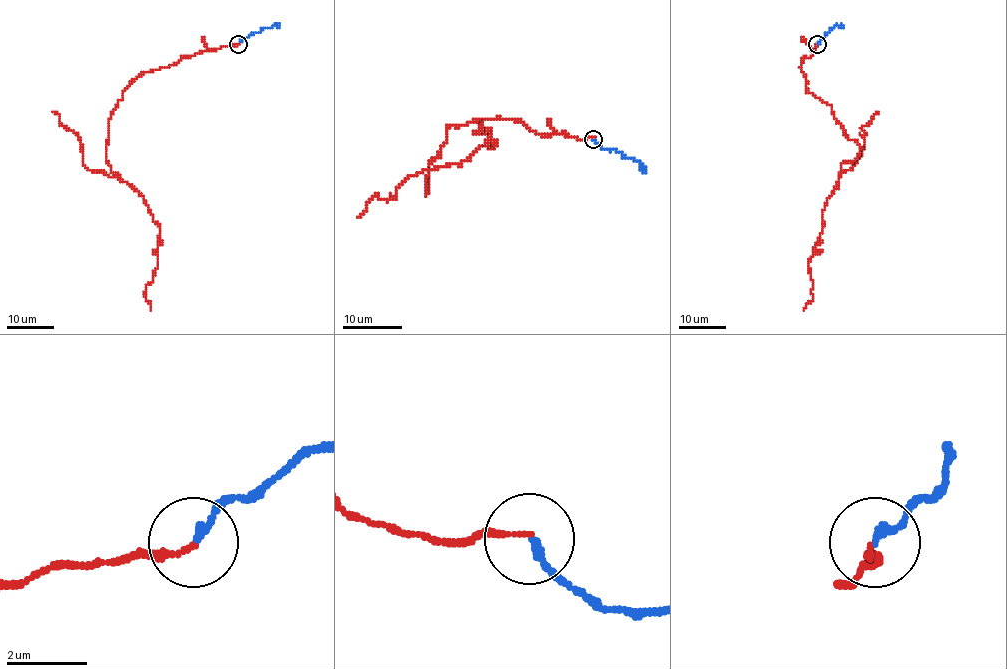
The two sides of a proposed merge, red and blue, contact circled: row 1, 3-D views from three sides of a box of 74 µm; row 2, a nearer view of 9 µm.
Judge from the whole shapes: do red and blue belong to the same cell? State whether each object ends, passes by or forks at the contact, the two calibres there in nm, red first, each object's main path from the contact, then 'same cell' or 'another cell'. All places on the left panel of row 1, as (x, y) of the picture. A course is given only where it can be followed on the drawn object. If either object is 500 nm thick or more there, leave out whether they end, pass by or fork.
red ends; blue ends; calibres 140 and 200 nm; course red (237, 44), (144, 71), (109, 120), (110, 169), (159, 224), (158, 266), (145, 289), (151, 311); course blue (237, 44), (247, 36), (275, 25), (280, 26); same cell

